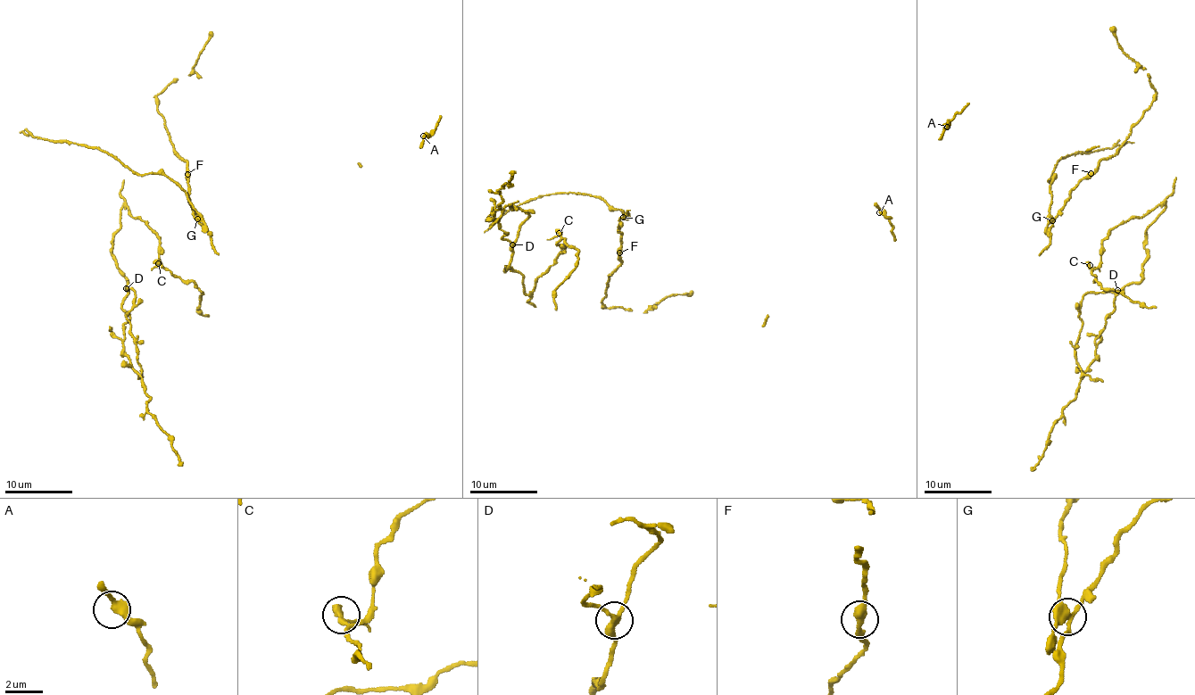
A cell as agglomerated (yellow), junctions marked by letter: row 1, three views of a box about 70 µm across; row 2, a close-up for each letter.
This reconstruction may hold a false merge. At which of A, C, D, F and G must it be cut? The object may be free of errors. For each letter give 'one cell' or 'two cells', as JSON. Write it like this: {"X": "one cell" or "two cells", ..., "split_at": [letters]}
{"A": "one cell", "C": "one cell", "D": "one cell", "F": "one cell", "G": "two cells", "split_at": ["G"]}

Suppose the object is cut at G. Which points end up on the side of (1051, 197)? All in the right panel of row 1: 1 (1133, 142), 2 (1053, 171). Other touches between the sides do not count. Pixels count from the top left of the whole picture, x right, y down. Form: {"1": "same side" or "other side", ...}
{"1": "same side", "2": "same side"}

